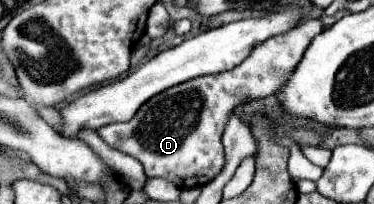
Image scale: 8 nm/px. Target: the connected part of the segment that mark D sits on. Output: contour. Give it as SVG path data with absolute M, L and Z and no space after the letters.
M306 20L302 26L286 34L272 36L258 44L236 68L200 76L196 80L192 78L176 88L168 88L160 96L148 100L130 122L102 126L98 136L110 148L136 158L144 166L148 178L160 176L174 182L178 188L202 186L224 166L222 132L234 108L274 94L284 78L292 74L312 38L322 30L324 24L320 20Z

